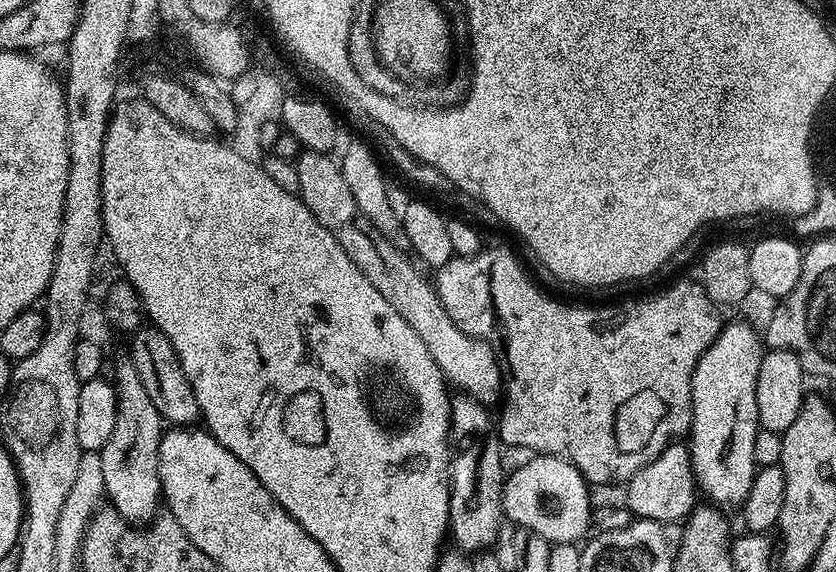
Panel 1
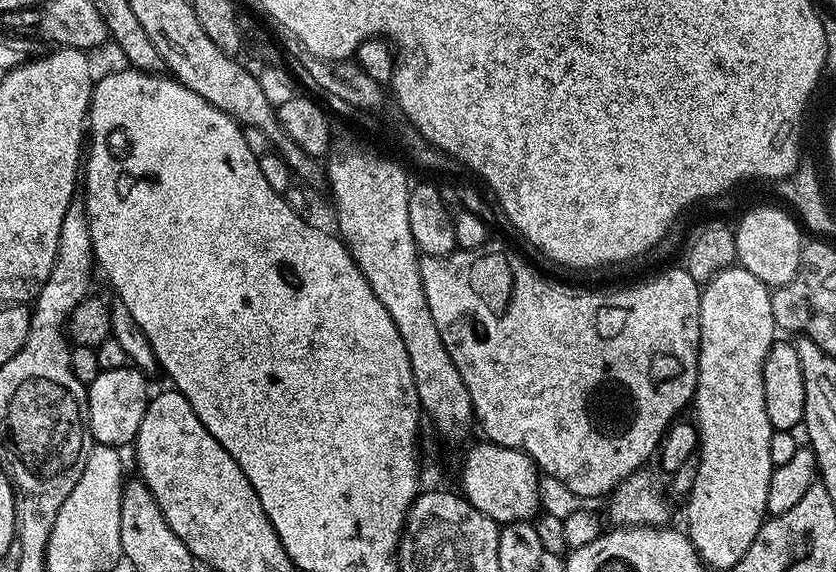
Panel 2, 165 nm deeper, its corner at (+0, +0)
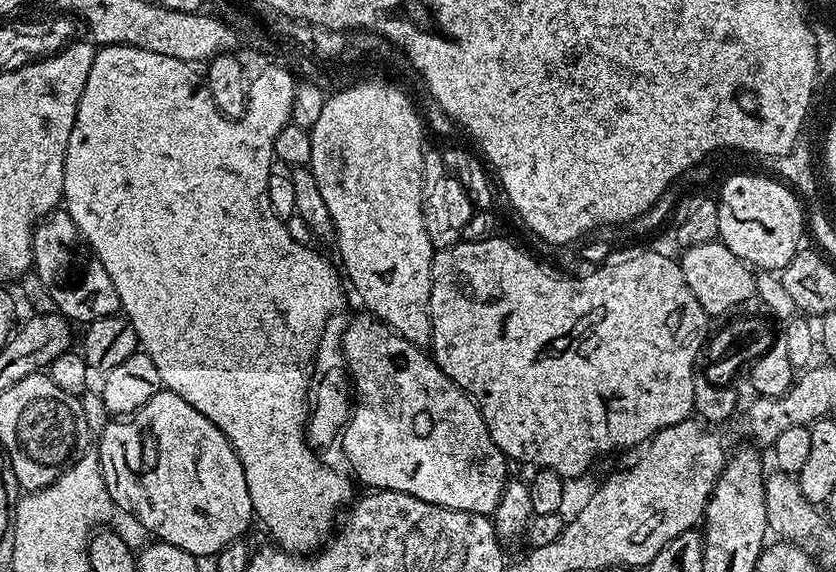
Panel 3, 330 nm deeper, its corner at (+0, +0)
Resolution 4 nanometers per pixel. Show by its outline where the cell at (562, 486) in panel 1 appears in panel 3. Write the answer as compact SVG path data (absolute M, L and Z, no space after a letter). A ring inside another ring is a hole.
M371 314L363 315L354 317L349 322L348 329L344 332L344 356L348 359L348 362L346 361L346 369L354 385L355 399L358 401L348 423L342 429L344 456L348 459L349 466L352 467L353 473L351 472L351 475L357 481L360 479L365 484L365 489L368 490L401 492L402 494L410 494L422 502L430 502L434 506L442 506L450 510L473 512L474 514L482 514L483 516L492 514L495 507L498 506L499 498L503 494L504 485L510 479L510 473L508 473L510 461L504 455L504 451L496 445L494 438L490 438L490 430L486 430L486 422L482 418L478 406L453 380L449 380L446 373L437 366L435 360L432 359L431 355L425 349L415 348L410 342L406 342L406 338L399 336L393 328L387 328L375 316Z

